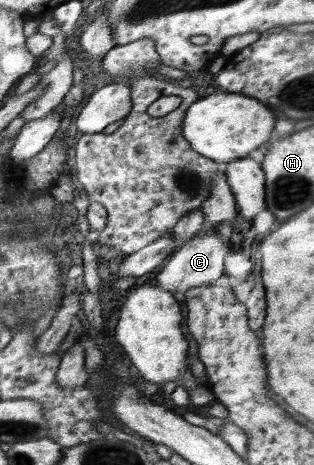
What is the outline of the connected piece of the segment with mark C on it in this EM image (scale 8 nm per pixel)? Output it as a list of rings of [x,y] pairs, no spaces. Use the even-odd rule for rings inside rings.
[[[219,232],[207,236],[195,235],[171,254],[167,266],[157,276],[157,286],[171,293],[185,293],[189,288],[213,284],[224,274],[225,256],[229,254],[230,247],[231,241],[223,239]]]

